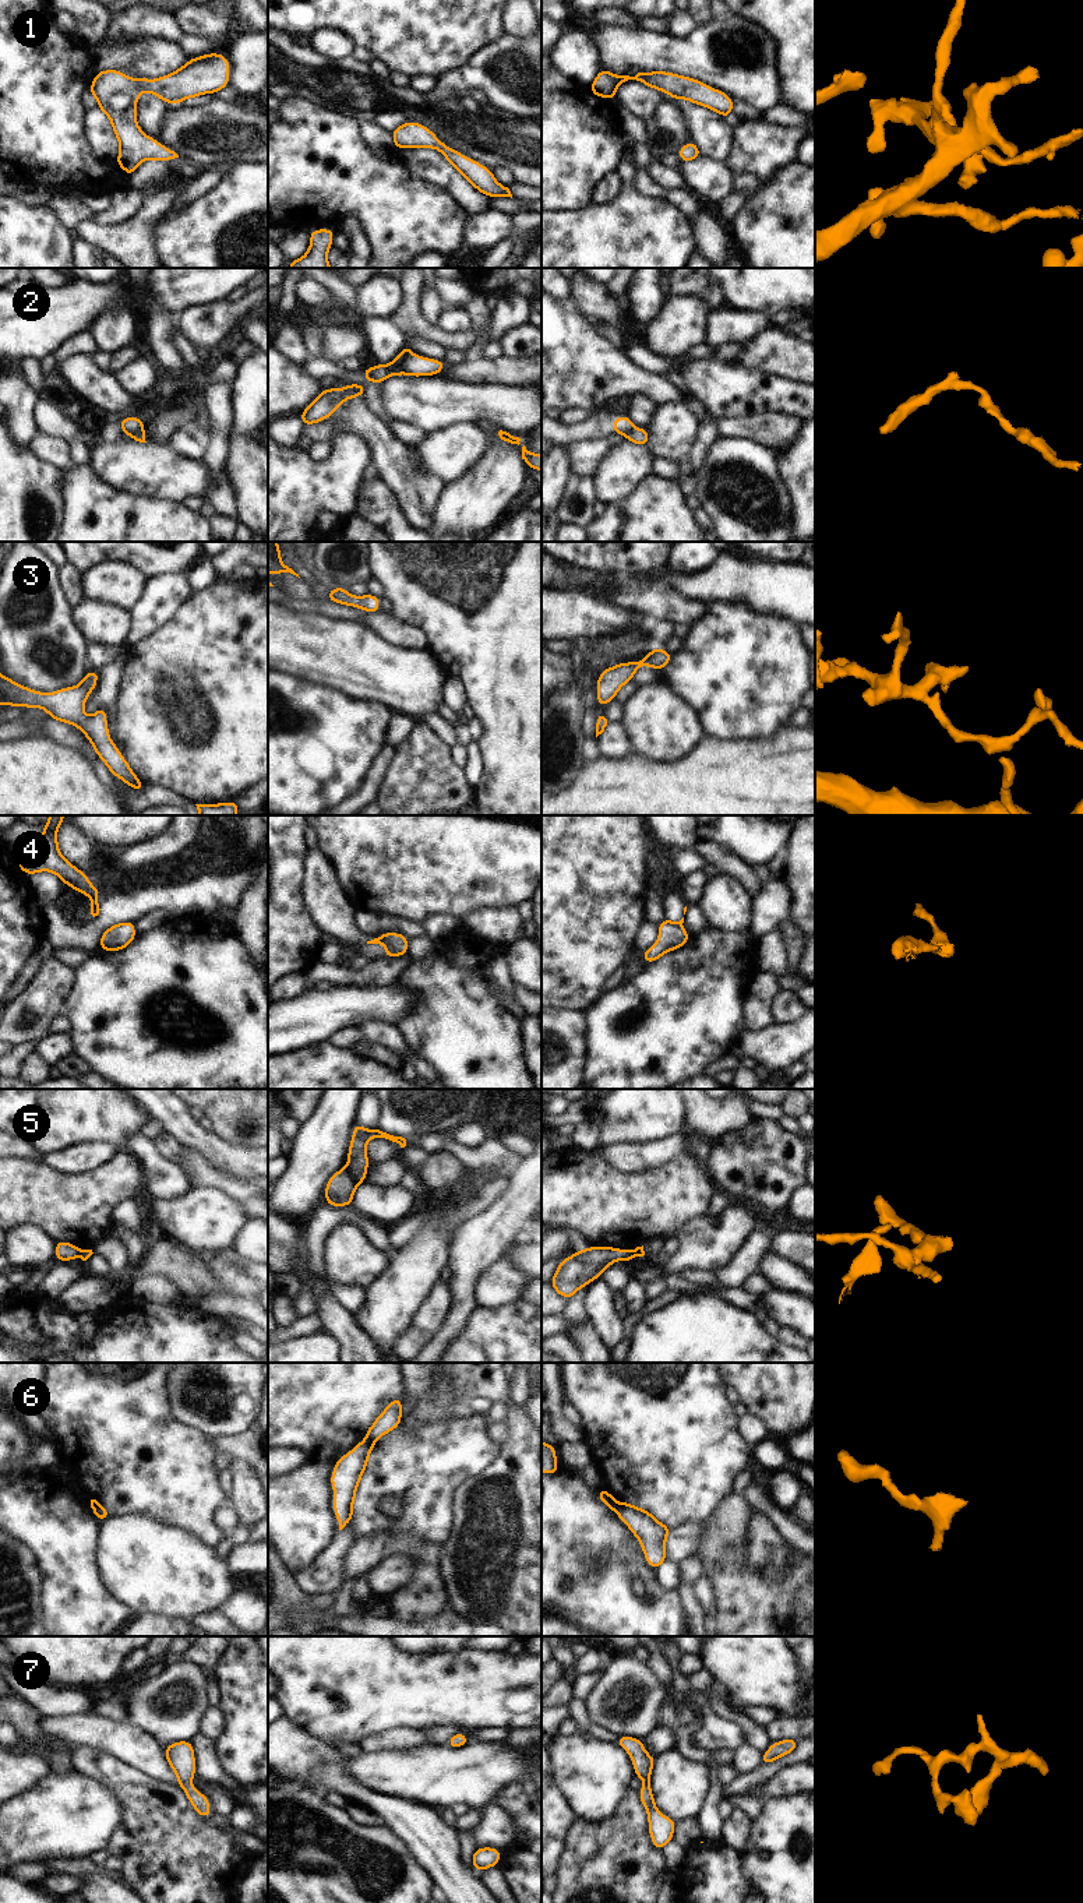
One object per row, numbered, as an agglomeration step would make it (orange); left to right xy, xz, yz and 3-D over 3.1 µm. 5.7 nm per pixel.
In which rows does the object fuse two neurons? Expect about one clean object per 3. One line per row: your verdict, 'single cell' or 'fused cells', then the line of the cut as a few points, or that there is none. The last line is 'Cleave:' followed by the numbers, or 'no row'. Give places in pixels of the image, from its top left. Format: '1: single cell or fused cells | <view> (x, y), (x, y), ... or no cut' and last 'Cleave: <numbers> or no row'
1: single cell | no cut
2: fused cells | xz (411, 352), (402, 360), (402, 373)
3: single cell | no cut
4: fused cells | yz (665, 919), (681, 926)
5: fused cells | xz (345, 1167), (359, 1183)
6: fused cells | xz (366, 1435), (374, 1440)
7: single cell | no cut
Cleave: 2, 4, 5, 6

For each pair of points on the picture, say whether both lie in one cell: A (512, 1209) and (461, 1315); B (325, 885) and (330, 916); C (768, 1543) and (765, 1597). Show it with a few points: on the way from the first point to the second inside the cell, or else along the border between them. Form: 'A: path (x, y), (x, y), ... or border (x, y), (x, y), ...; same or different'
A: path (486, 1236), (466, 1260), (462, 1289); same
B: path (325, 892), (330, 909); same
C: border (741, 1561), (745, 1570), (779, 1586), (794, 1567); different

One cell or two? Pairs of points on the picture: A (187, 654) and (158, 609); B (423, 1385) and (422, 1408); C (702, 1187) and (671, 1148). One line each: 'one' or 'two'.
A: two
B: two
C: two

